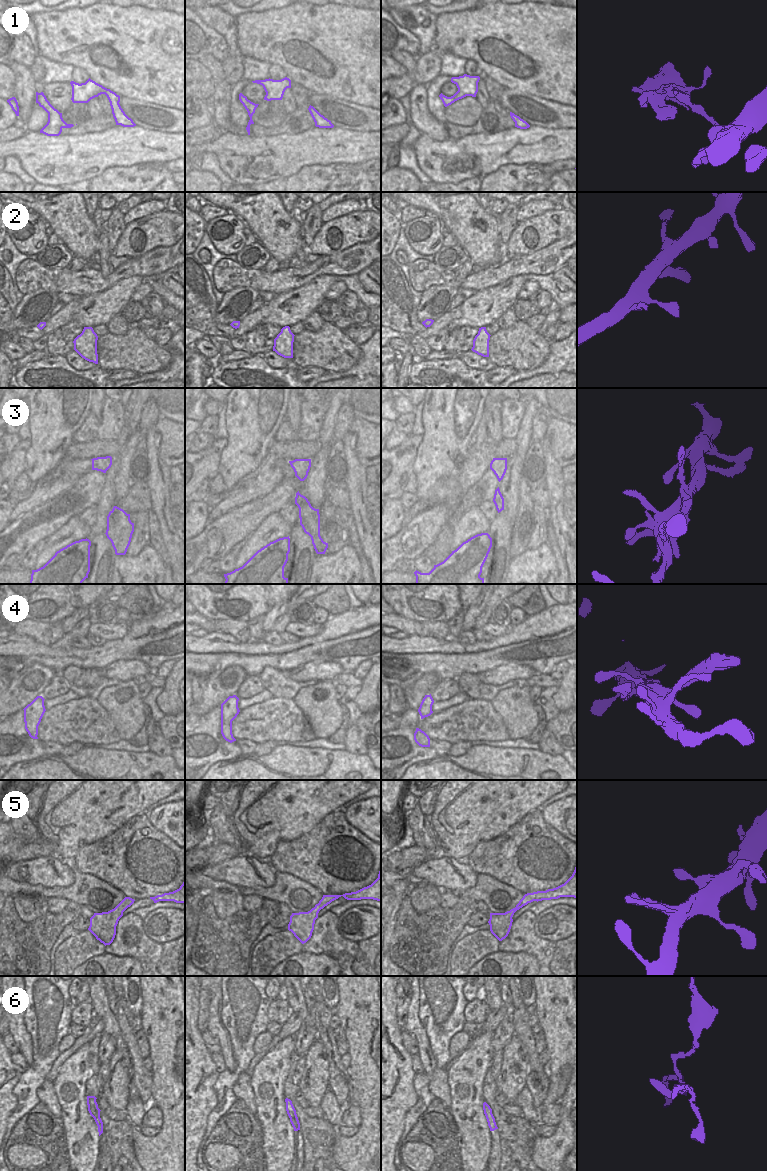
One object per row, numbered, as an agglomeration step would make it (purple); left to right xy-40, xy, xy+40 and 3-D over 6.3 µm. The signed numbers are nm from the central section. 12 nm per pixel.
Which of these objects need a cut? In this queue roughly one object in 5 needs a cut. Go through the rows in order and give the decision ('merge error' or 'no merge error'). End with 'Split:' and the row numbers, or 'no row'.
1: no merge error
2: no merge error
3: no merge error
4: no merge error
5: no merge error
6: merge error
Split: 6

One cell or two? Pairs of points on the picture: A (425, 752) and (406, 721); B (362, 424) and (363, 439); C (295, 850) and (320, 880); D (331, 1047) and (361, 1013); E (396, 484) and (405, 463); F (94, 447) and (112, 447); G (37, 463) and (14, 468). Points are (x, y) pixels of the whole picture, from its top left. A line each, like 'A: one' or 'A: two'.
A: one
B: one
C: one
D: two
E: one
F: one
G: two

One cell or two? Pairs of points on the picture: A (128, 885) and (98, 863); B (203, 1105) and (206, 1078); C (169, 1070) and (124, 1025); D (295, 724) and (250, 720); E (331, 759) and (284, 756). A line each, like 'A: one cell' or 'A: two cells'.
A: one cell
B: one cell
C: two cells
D: one cell
E: one cell

